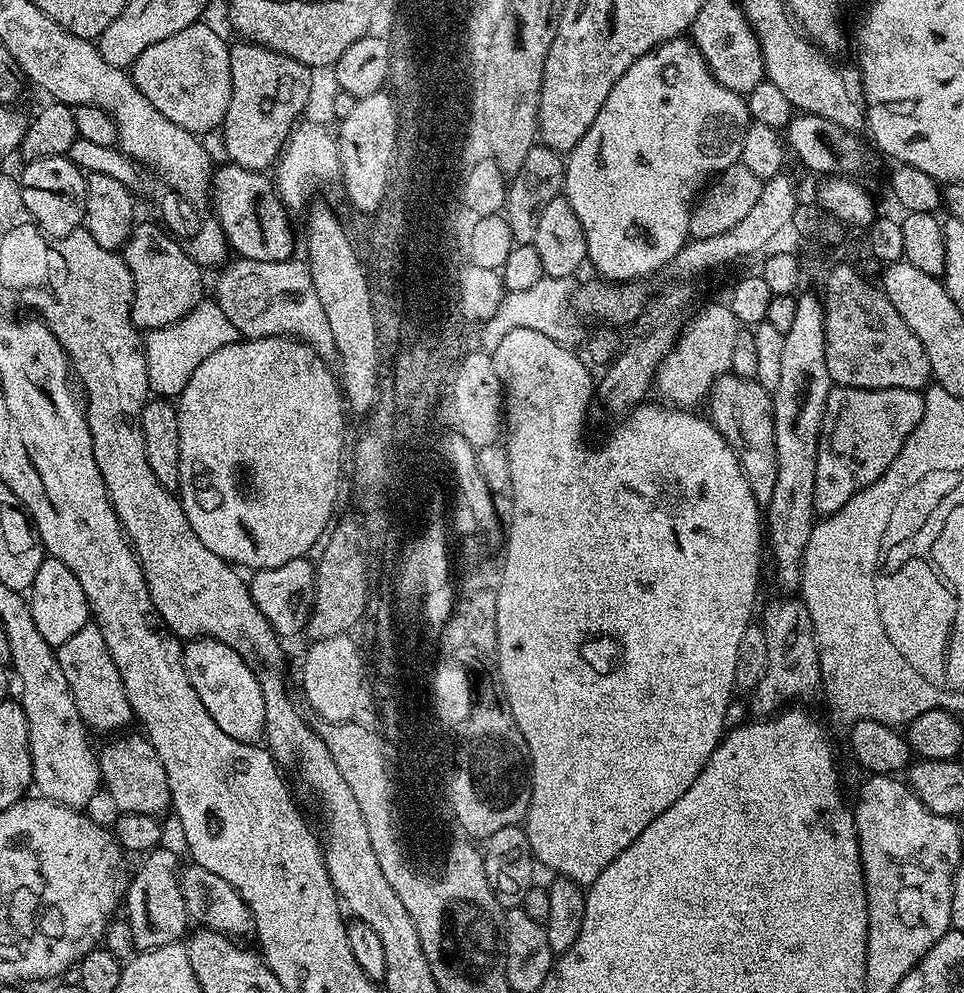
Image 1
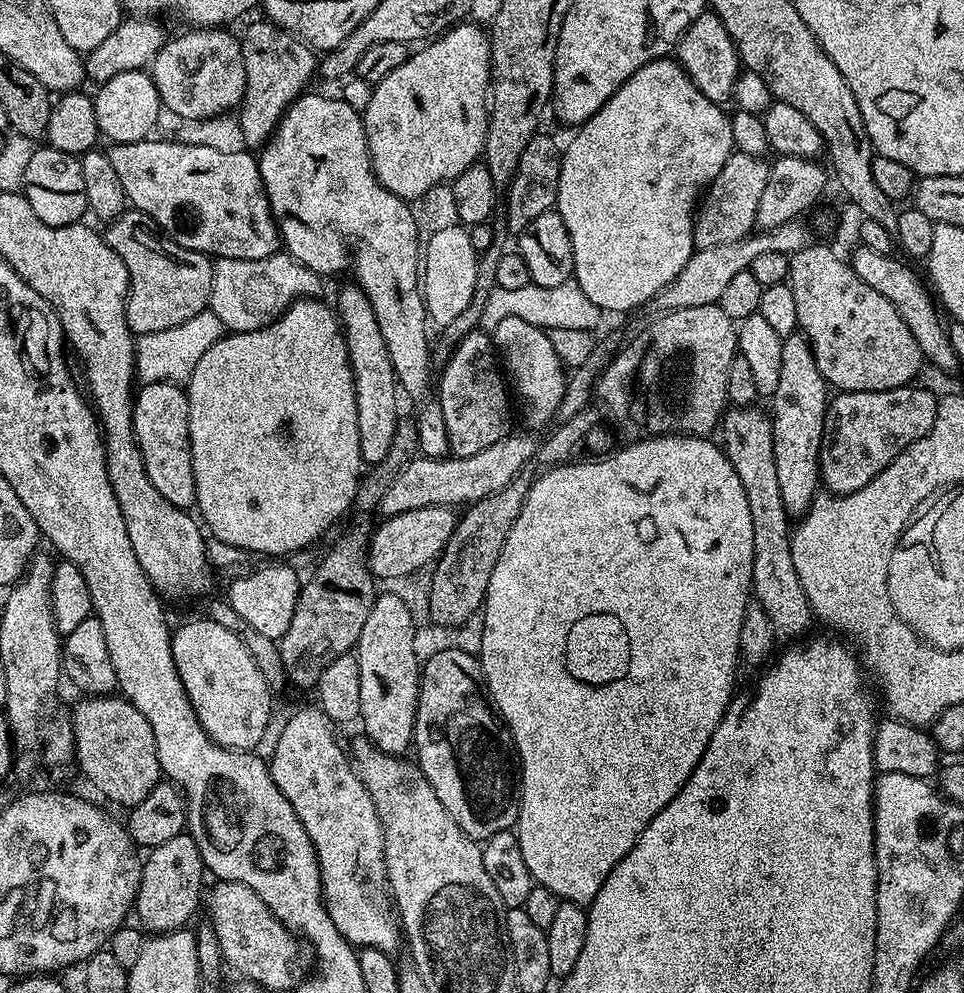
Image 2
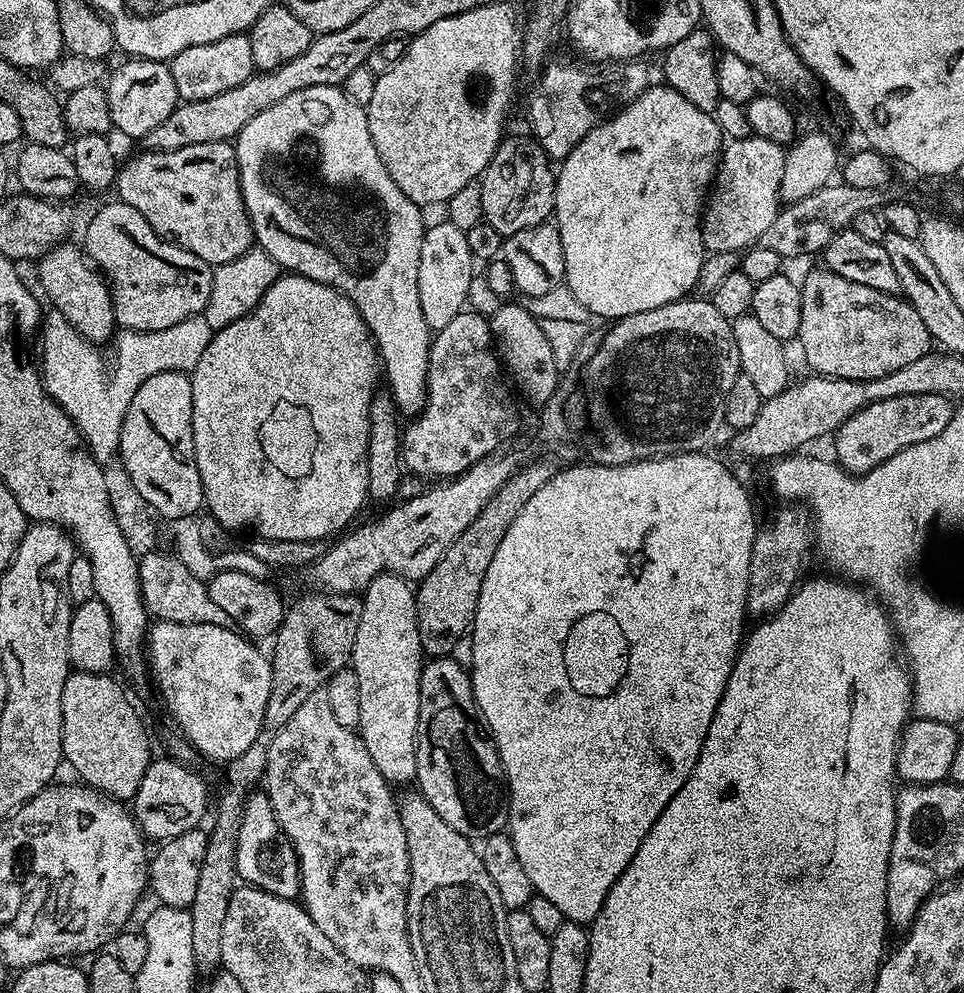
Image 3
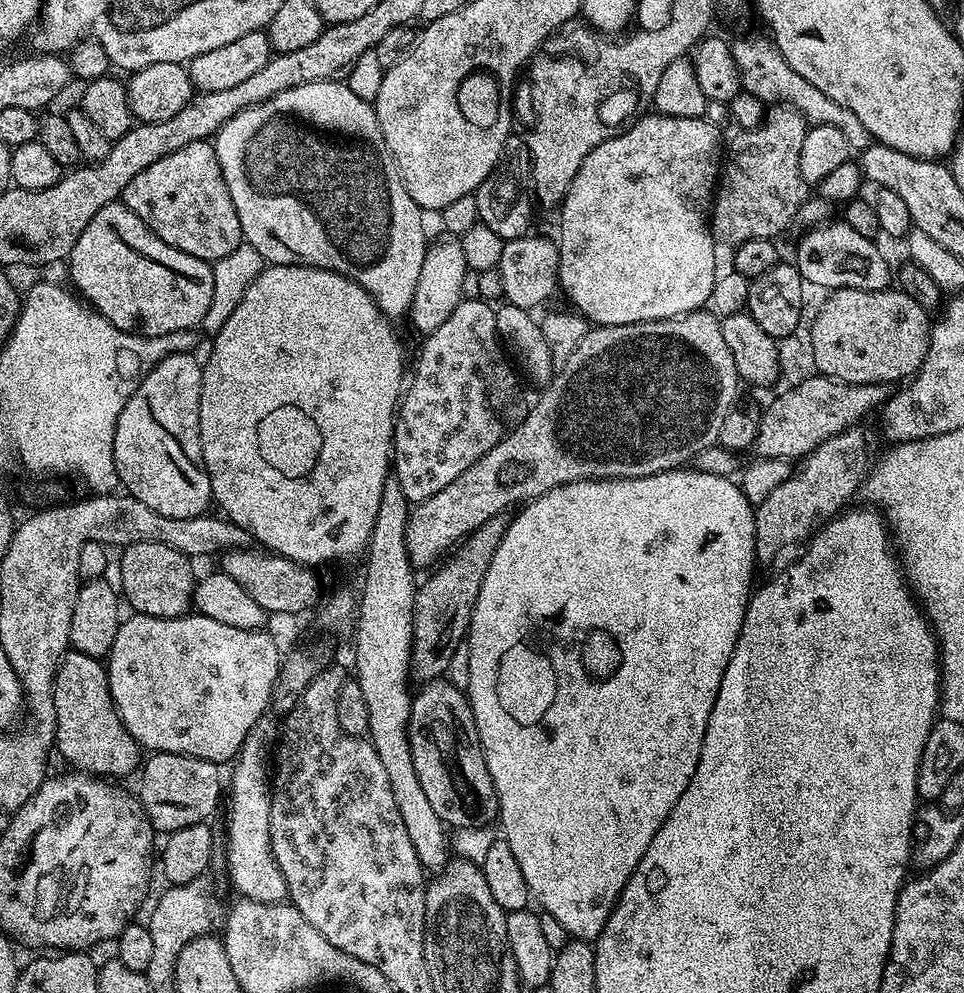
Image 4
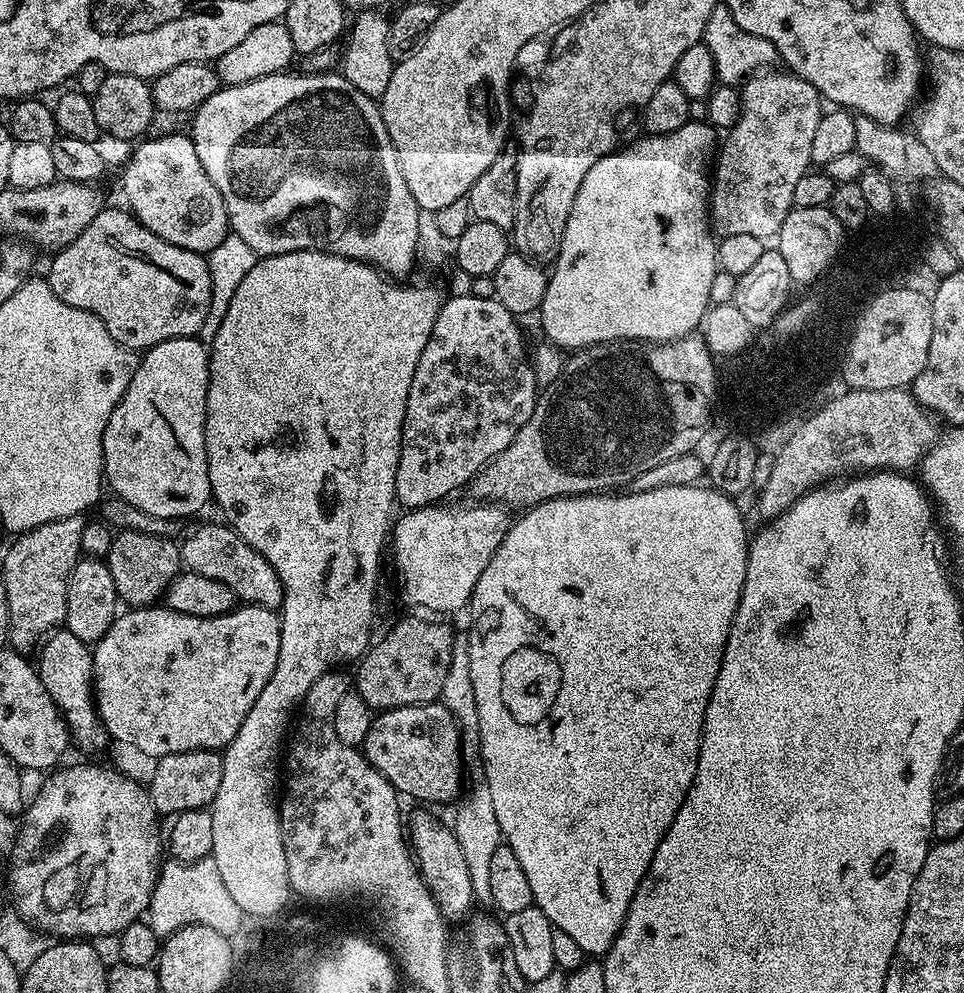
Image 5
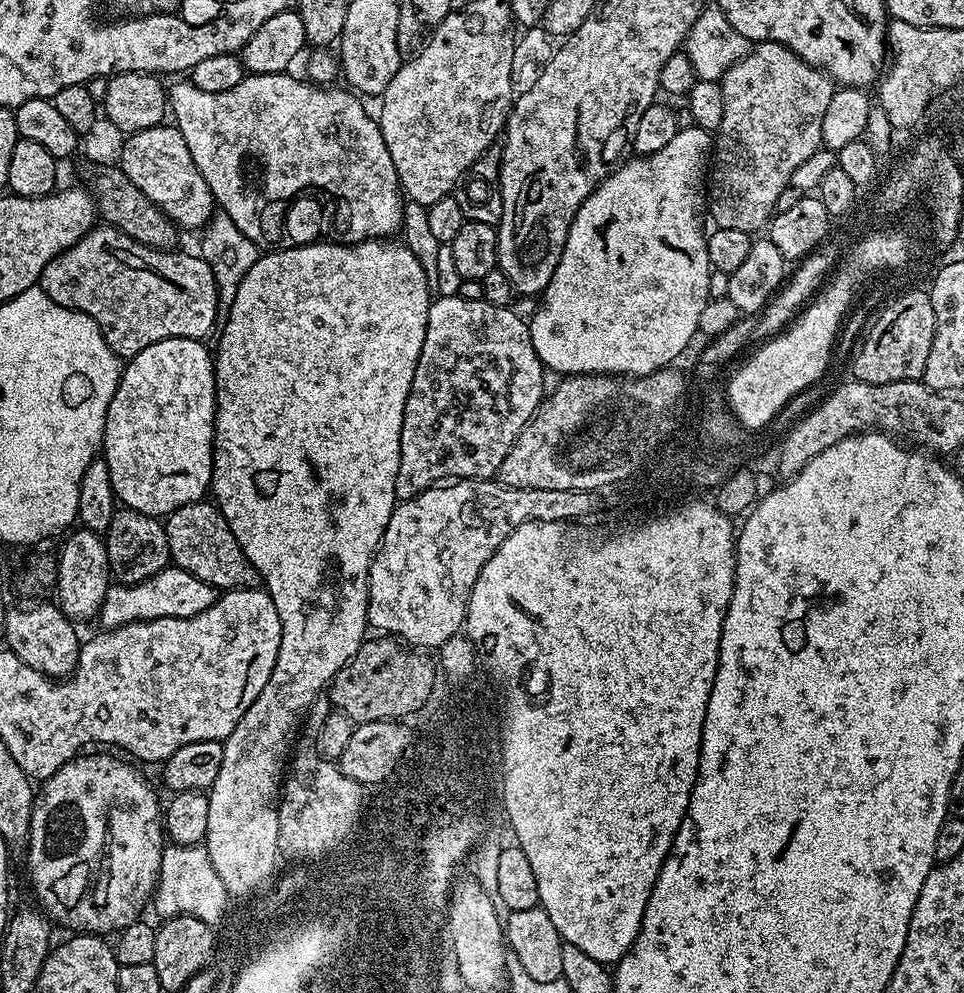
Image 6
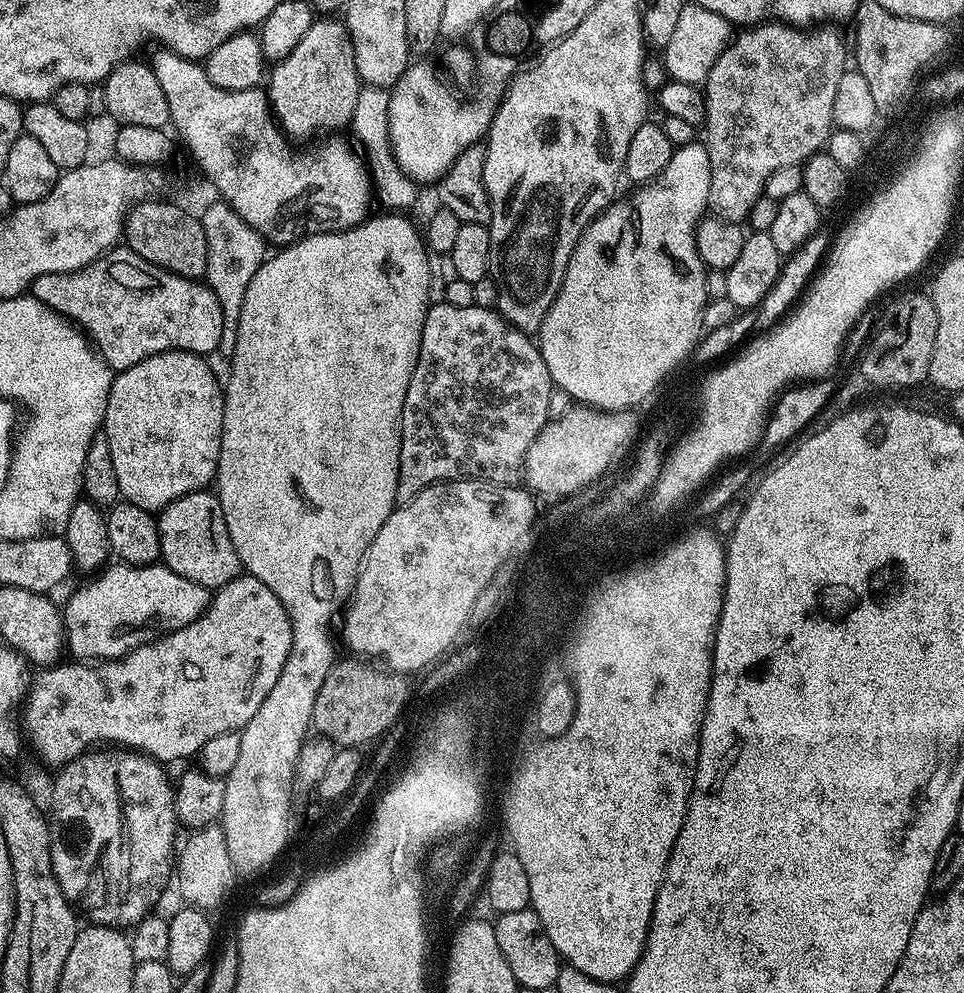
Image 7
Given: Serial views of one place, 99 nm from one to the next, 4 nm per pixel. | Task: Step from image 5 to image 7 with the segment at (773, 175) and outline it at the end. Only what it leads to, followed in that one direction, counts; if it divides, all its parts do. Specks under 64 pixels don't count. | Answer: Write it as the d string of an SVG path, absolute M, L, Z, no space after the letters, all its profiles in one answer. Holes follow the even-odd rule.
M765 22L749 27L747 30L735 37L728 49L714 62L710 74L705 78L702 91L706 102L706 118L702 125L702 142L708 148L710 158L710 198L708 199L709 209L721 220L735 220L737 222L747 221L751 214L751 208L758 202L760 196L764 195L764 187L774 174L782 166L791 164L803 165L809 156L821 151L827 145L828 137L834 131L832 114L834 112L834 94L838 94L838 81L842 79L842 74L846 70L844 64L844 44L839 36L834 32L820 32L824 30L805 30L800 26L793 26L783 22Z

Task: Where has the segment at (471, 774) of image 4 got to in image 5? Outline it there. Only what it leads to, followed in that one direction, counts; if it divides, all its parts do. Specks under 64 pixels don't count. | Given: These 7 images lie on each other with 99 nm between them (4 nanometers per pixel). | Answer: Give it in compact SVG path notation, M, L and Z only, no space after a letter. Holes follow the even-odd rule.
M443 702L411 704L381 711L373 719L372 731L366 734L362 751L367 760L396 787L397 793L405 797L444 804L461 795L460 783L464 784L466 780L461 730L454 714Z

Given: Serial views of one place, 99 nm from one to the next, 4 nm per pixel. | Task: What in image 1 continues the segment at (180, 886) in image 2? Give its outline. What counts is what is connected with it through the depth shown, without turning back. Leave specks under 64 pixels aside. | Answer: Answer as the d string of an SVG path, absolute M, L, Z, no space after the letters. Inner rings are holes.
M157 846L143 857L144 865L131 873L128 891L122 896L123 911L128 911L126 919L130 930L134 930L134 946L141 952L183 941L189 931L190 917L182 898L176 856L164 847Z

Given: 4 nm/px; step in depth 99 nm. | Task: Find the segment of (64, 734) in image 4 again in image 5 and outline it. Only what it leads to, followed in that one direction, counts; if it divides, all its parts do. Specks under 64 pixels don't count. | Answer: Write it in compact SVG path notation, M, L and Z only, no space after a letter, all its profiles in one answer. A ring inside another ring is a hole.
M56 630L39 645L40 661L34 667L40 674L40 681L50 694L50 698L59 708L64 723L68 726L69 737L84 748L104 748L110 744L110 737L100 722L96 710L94 695L94 677L92 674L92 648L83 644L74 634L66 630Z

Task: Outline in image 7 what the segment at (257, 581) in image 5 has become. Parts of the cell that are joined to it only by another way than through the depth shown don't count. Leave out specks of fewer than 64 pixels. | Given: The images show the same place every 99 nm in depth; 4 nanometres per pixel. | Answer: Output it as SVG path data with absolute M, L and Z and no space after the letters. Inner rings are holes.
M212 490L191 492L168 504L159 513L160 560L165 568L198 582L198 586L215 590L226 586L241 575L242 565L230 542L230 530L226 530L226 518L222 514L220 498Z

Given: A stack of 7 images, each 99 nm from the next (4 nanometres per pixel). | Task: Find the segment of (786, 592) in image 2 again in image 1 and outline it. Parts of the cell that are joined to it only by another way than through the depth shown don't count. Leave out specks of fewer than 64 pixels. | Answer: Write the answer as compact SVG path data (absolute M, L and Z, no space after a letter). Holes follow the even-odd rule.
M733 374L719 376L706 401L707 415L712 424L726 438L750 482L752 497L757 504L767 506L774 494L778 479L778 446L774 442L774 406L772 393L755 379L747 380ZM780 598L772 600L764 612L762 627L766 634L766 674L762 682L751 689L752 716L768 718L793 702L804 702L807 696L817 695L821 687L818 650L814 642L814 630L810 622L810 610L799 598Z

